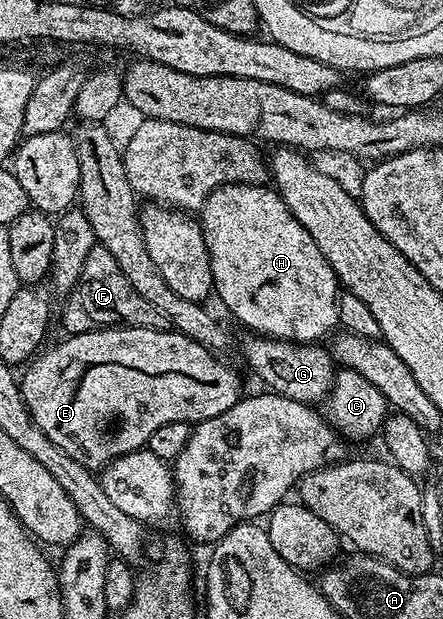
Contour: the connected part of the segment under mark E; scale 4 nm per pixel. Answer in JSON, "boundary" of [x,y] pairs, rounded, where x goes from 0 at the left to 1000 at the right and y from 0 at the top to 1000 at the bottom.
{"boundary":[[[226,527],[149,546],[153,549],[117,562],[99,561],[50,596],[43,632],[74,682],[93,688],[102,708],[165,738],[181,735],[181,724],[194,748],[205,753],[239,753],[264,737],[330,724],[343,701],[381,682],[447,682],[508,669],[508,662],[533,653],[553,633],[537,604],[503,578],[454,553],[393,533]]]}

